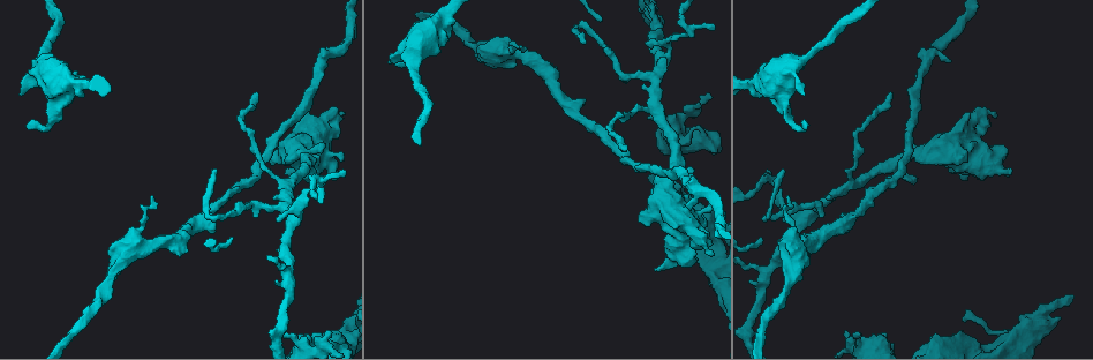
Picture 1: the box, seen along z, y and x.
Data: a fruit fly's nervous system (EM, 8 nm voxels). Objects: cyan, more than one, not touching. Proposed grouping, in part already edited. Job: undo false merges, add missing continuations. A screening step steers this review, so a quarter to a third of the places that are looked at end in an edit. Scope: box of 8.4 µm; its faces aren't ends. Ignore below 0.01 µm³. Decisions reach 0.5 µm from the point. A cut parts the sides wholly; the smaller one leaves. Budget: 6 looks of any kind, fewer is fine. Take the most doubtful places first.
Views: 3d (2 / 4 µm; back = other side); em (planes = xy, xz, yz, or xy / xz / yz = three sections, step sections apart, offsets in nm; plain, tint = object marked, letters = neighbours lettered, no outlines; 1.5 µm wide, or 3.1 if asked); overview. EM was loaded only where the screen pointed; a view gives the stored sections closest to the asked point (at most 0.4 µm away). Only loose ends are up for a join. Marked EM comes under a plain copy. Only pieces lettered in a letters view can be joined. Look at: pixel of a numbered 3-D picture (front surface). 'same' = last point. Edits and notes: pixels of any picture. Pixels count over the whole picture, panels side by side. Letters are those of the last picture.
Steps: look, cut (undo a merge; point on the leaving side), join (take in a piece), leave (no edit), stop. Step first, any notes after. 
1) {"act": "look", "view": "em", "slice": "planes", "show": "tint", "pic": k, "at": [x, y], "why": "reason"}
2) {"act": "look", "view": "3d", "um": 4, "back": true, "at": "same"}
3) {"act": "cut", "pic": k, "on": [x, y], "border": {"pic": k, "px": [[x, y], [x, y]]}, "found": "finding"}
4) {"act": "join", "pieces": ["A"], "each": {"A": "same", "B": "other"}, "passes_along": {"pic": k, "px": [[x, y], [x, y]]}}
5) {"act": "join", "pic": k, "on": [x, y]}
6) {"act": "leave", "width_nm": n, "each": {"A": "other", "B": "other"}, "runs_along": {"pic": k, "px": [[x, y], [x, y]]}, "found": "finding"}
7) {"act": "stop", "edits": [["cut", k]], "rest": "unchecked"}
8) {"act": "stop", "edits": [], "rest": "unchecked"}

{"act": "look", "view": "3d", "um": 4, "pic": 1, "at": [44, 50], "why": "calibre changes"}

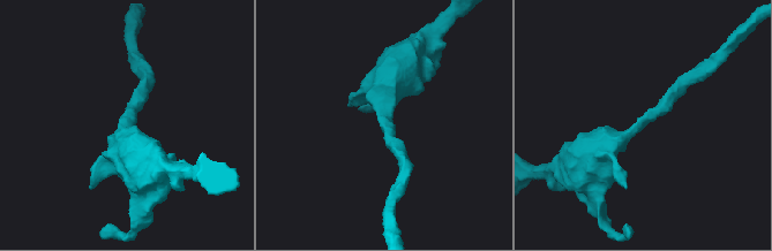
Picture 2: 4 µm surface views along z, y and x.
{"act": "look", "view": "em", "slice": "planes", "show": "tint", "pic": 2, "at": [648, 118], "arm_widths_nm": [190, 500], "why": "now the EM"}

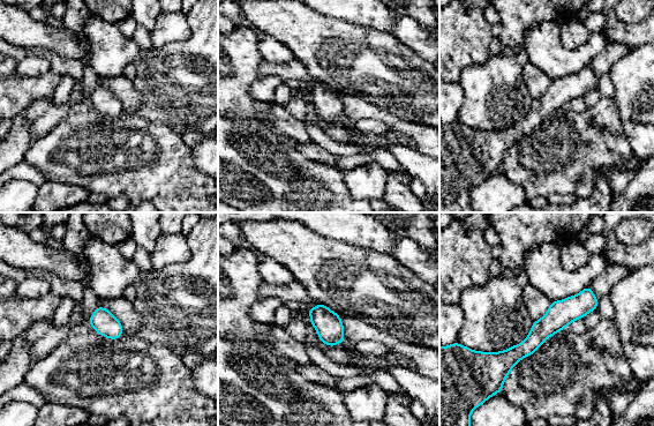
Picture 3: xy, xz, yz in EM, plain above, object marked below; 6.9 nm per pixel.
{"act": "look", "view": "em", "slice": "planes", "show": "letters", "at": "same"}

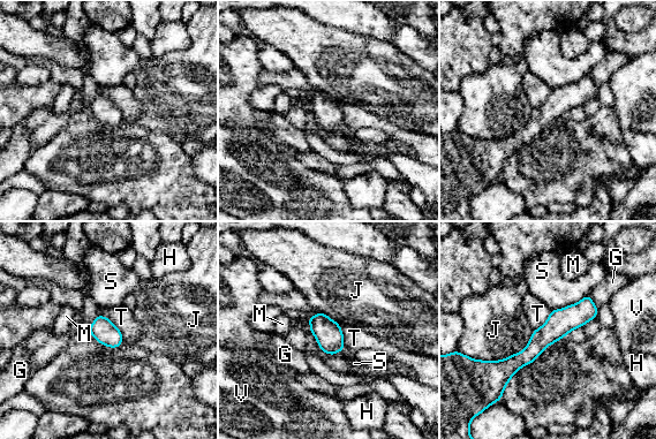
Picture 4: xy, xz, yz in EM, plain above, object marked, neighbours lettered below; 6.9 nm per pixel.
{"act": "leave", "each": {"G": "other", "H": "other", "J": "other", "M": "other", "S": "other", "T": "other", "V": "other"}, "runs_along": {"pic": 4, "px": [[594, 309], [491, 368]]}, "found": "continuous, no second neuron"}

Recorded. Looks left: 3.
{"act": "look", "view": "em", "slice": "xz", "step": 8, "show": "letters", "pic": 1, "at": [967, 162], "why": "thick end"}

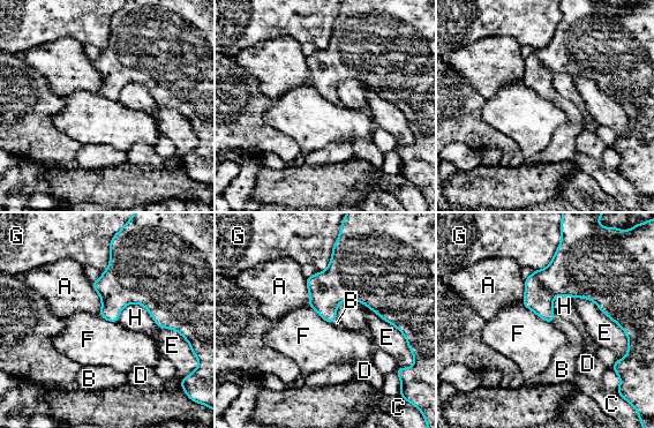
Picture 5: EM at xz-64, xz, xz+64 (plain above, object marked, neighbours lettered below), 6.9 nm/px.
{"act": "join", "pieces": ["B"], "each": {"A": "other", "B": "same", "C": "other", "D": "other", "E": "other", "F": "other", "G": "other", "H": "other"}, "found": "the neuron continues"}

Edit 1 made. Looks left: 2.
{"act": "stop", "edits": [["join", 5]], "rest": "unchecked"}

